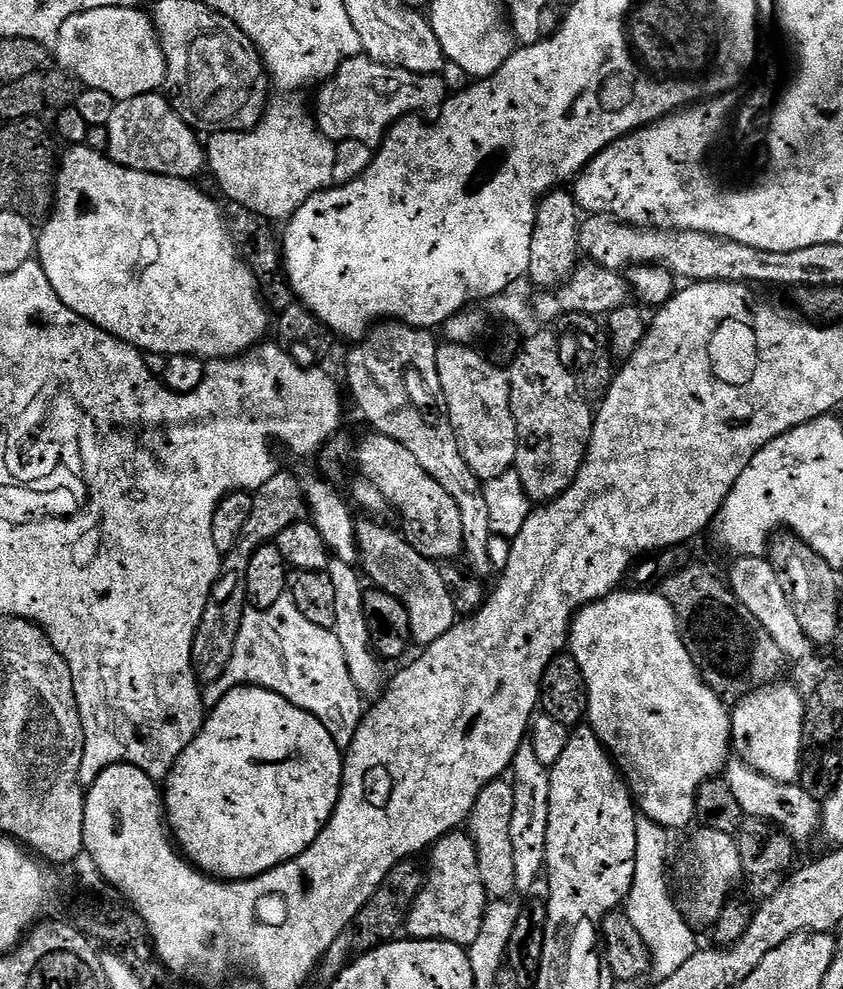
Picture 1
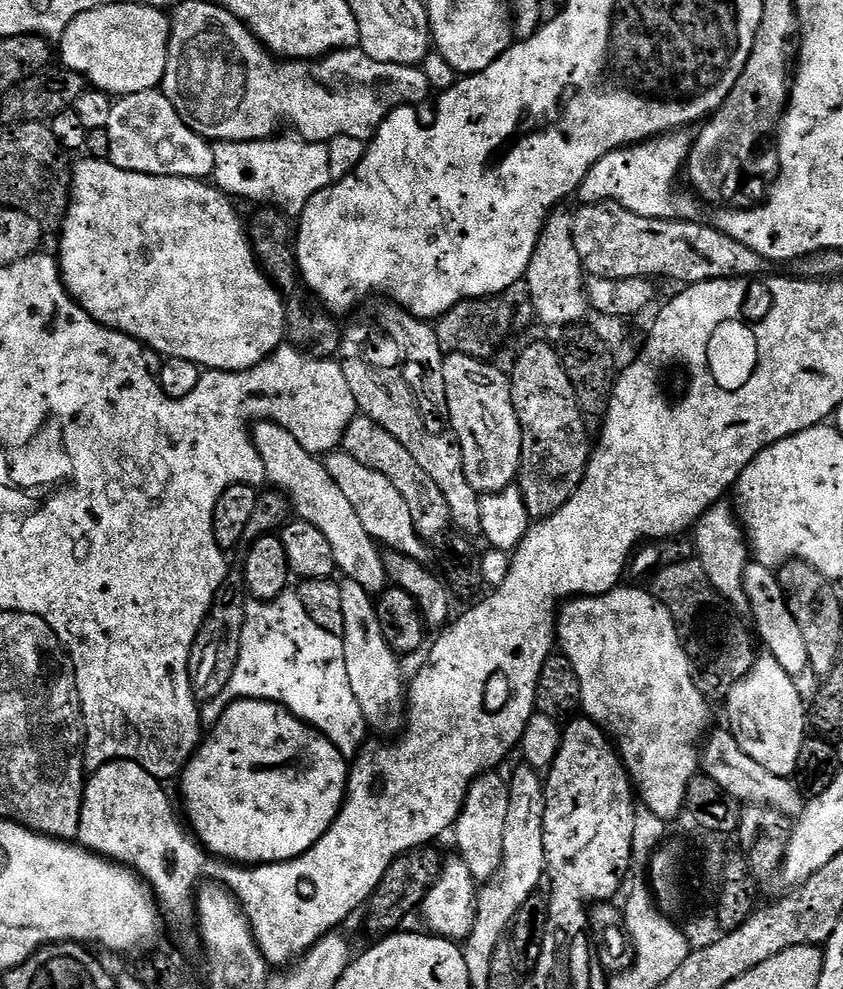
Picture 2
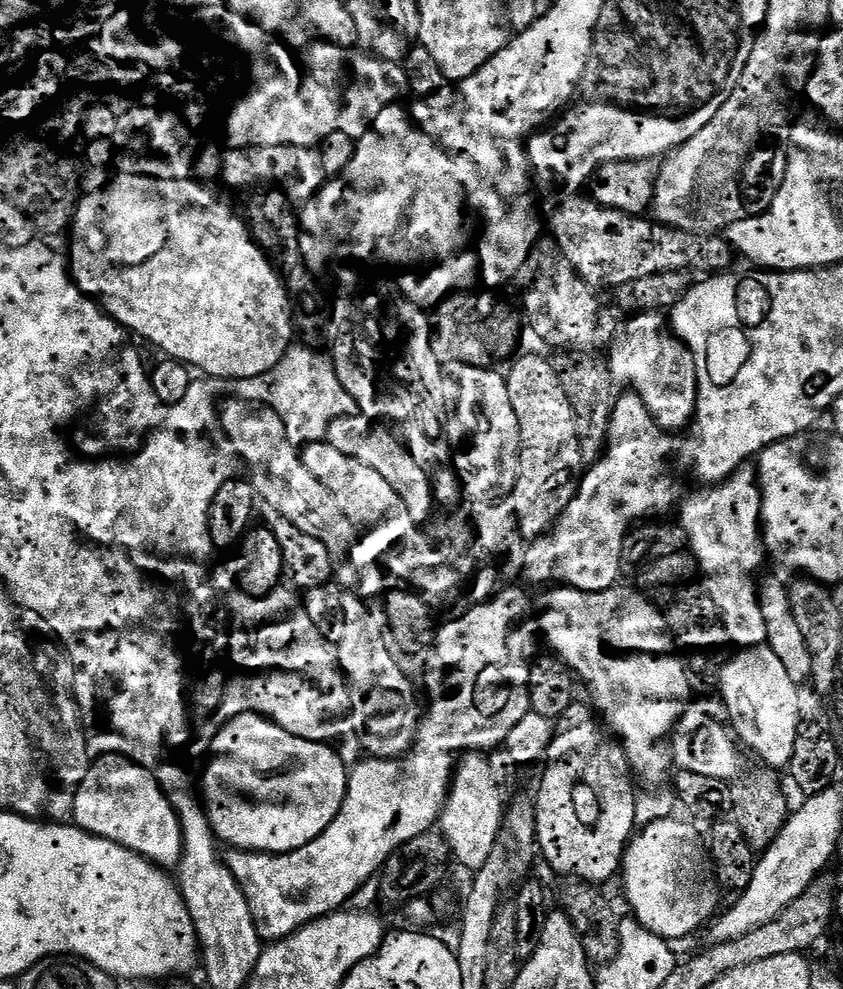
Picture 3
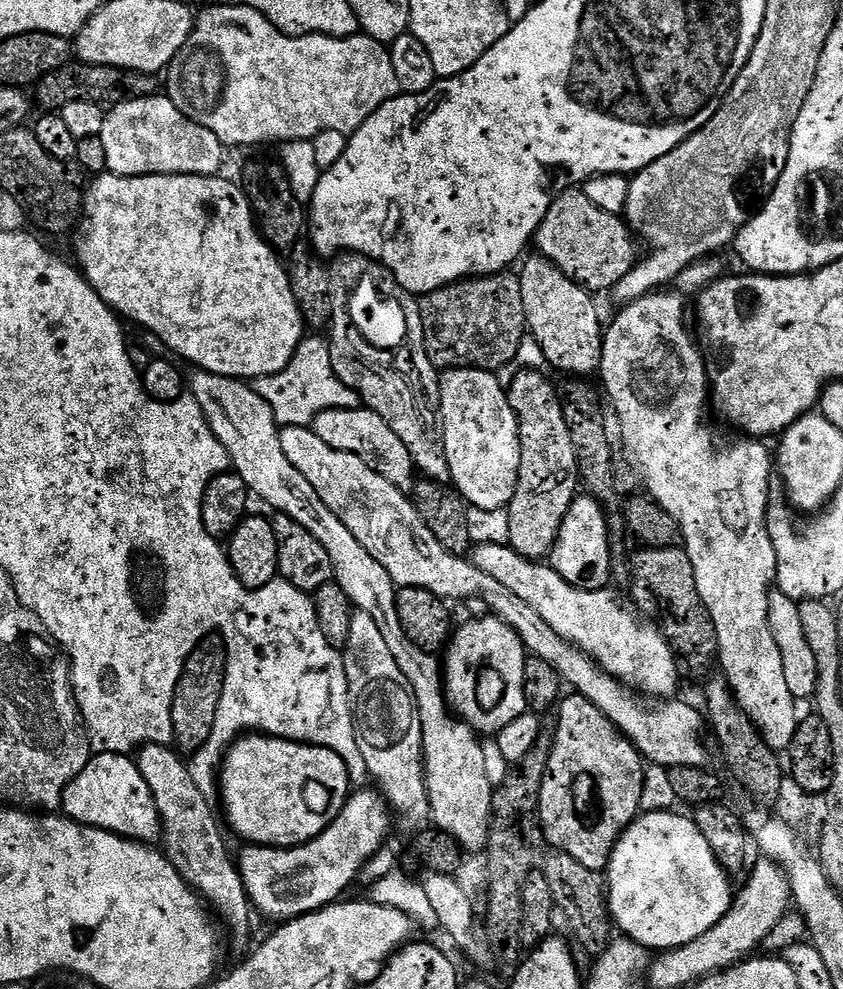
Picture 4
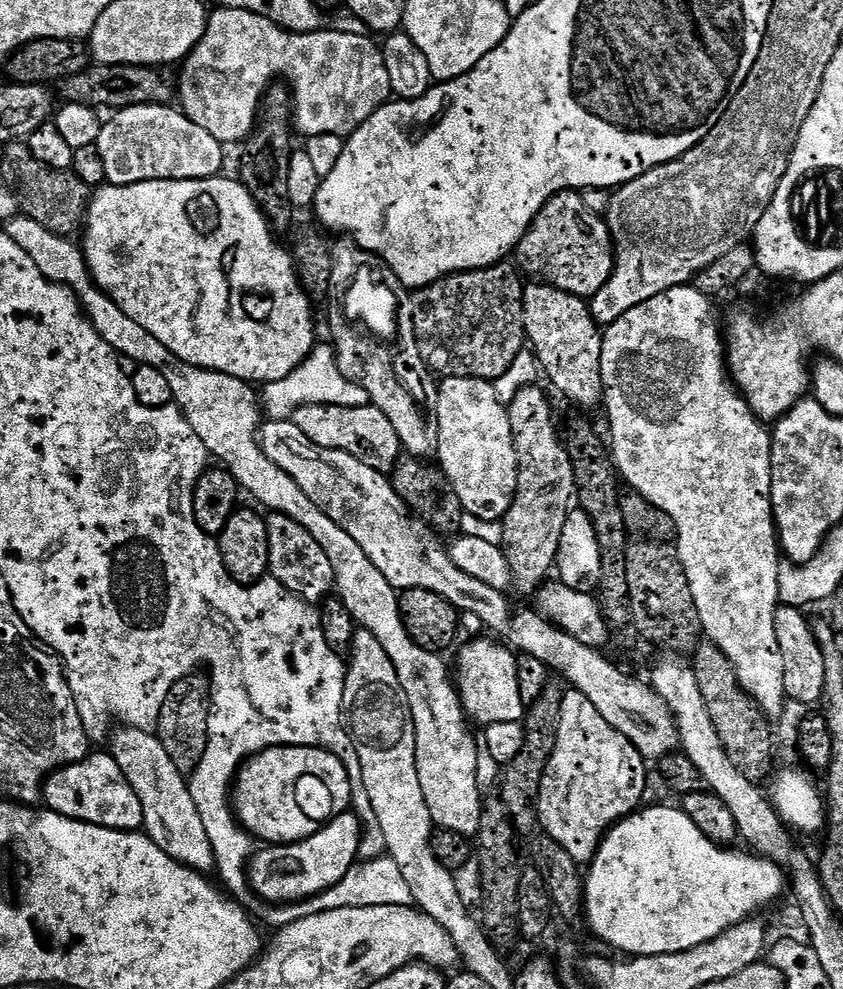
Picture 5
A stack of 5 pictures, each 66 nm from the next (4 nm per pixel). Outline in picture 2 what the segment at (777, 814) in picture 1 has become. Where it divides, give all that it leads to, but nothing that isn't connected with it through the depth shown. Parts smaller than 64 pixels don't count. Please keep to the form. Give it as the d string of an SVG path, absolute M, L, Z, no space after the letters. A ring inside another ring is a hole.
M714 732L702 744L703 775L714 778L714 782L718 782L722 790L726 790L735 800L745 805L762 804L789 818L798 818L804 813L805 797L789 777L770 774L770 770L758 766L758 762L754 762L754 758L750 758L750 754L746 754L742 746L738 746L731 732Z

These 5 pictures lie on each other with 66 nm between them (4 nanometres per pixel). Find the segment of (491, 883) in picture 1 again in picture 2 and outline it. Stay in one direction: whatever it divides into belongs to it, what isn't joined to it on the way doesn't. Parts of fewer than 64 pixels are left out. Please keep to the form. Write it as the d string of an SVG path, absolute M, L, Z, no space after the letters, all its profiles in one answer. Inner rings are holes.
M497 774L477 776L464 799L454 825L456 848L459 859L470 866L470 874L477 882L487 882L500 869L502 862L502 830L506 830L506 806L508 805L508 782Z

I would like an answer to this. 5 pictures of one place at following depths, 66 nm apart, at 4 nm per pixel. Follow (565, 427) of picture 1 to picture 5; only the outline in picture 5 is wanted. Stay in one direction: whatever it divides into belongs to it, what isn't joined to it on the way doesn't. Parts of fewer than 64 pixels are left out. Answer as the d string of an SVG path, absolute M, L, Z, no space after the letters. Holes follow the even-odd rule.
M540 386L518 390L518 394L514 394L514 398L506 407L520 473L514 502L502 521L504 526L502 547L508 563L512 565L512 580L524 588L536 590L549 579L548 571L551 573L555 569L558 546L562 542L562 529L566 526L568 513L574 508L574 497L577 495L576 471L572 465L574 456L569 445L565 441L565 445L560 441L560 432L552 421L552 404Z

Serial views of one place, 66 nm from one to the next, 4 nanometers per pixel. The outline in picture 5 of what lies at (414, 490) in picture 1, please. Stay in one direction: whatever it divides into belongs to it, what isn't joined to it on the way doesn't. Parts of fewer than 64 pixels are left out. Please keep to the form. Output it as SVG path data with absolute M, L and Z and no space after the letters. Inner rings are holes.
M371 403L366 406L302 406L290 419L310 442L330 450L342 450L379 472L391 473L402 459L398 430L394 430L390 418L386 418L382 410L373 408Z

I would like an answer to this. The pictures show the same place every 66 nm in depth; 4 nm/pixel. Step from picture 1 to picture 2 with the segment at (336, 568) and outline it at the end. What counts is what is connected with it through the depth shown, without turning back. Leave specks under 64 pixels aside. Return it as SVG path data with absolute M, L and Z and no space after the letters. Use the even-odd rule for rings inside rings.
M344 578L339 581L342 590L342 622L344 623L344 653L346 654L346 675L350 678L350 690L354 690L354 698L358 698L358 706L362 706L365 725L377 732L377 737L393 737L406 722L406 676L400 673L401 661L397 653L386 642L382 634L382 626L378 626L376 602L373 593L366 591L358 582Z

